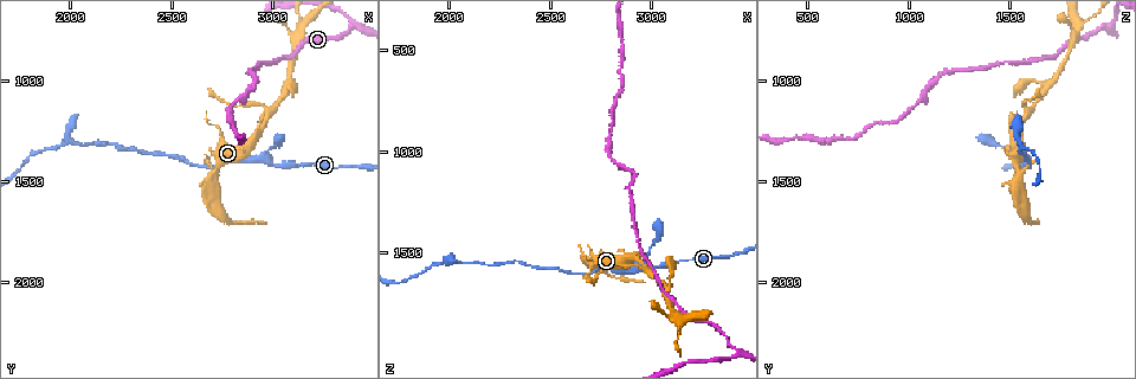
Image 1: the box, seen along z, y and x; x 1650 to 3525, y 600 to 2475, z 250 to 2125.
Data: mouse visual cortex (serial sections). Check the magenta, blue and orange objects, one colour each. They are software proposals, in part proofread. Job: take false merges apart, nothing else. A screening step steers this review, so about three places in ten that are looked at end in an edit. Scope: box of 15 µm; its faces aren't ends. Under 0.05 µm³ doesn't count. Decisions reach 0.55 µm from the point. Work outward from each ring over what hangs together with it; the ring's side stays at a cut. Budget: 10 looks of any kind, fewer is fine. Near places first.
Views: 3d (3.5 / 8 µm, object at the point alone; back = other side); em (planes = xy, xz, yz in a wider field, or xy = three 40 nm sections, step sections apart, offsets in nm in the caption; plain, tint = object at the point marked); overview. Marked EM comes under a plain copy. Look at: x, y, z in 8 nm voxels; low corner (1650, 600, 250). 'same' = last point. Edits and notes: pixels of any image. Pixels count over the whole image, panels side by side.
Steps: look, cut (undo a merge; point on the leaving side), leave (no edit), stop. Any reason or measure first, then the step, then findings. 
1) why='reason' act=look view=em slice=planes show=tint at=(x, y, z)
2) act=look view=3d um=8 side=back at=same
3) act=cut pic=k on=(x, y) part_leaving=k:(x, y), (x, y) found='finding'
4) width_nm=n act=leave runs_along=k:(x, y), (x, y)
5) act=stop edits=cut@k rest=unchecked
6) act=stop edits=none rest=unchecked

why='three arms meet' act=look view=3d um=8 at=(2980, 1160, 1590)

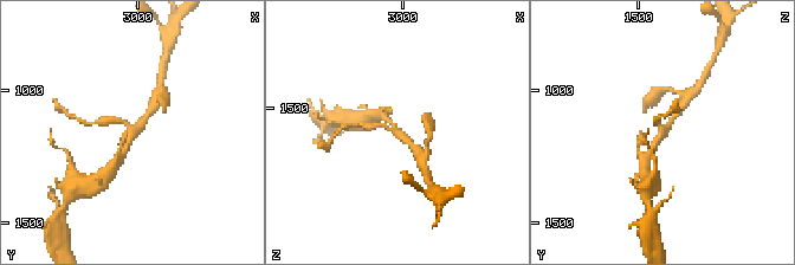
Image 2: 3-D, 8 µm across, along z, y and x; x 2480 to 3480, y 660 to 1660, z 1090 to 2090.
act=look view=3d um=3.5 at=(2980, 1170, 1590)

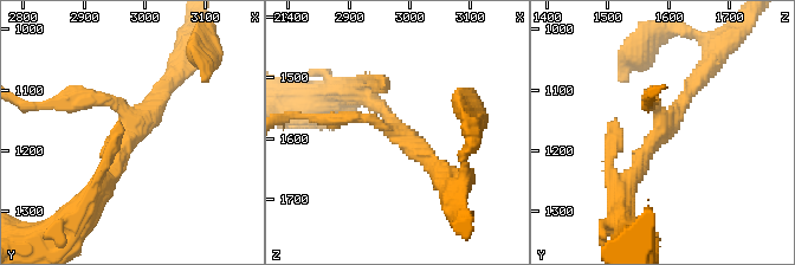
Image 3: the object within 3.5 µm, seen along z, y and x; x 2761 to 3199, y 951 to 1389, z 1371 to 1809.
arms=3 arm_widths_nm=150,200,200 why='need the tissue' act=look view=em slice=xy step=5 show=tint at=(2985, 1170, 1590)

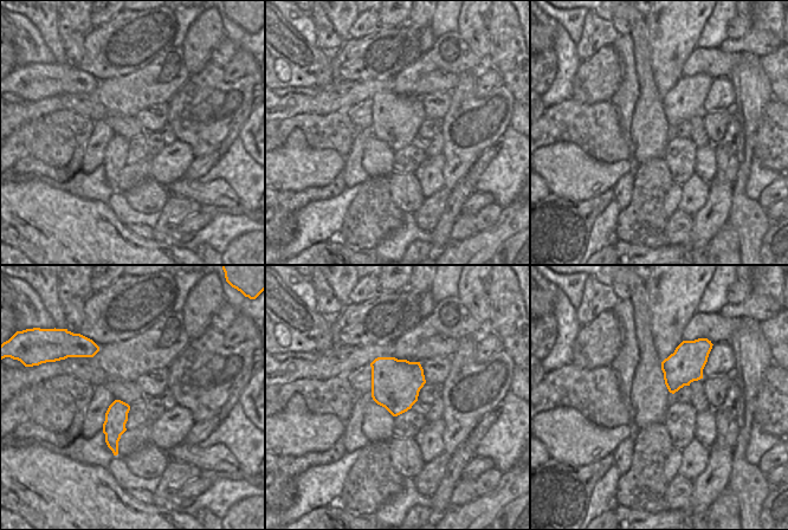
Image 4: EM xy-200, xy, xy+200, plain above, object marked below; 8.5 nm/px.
act=leave runs_along=3:(95, 192), (175, 76) found='one cell here'

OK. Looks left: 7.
why='thick turns thin' act=look view=3d um=8 at=(2970, 1400, 1570)

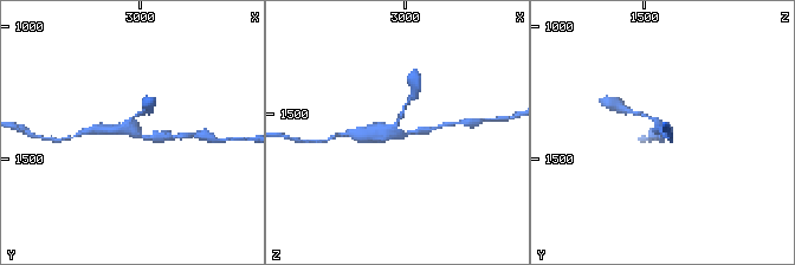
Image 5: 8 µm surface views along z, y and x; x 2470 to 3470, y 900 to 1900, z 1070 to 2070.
arms=3 arm_widths_nm=150,200,300 why='need the tissue' act=look view=em slice=xy step=1 show=tint at=(2970, 1400, 1570)

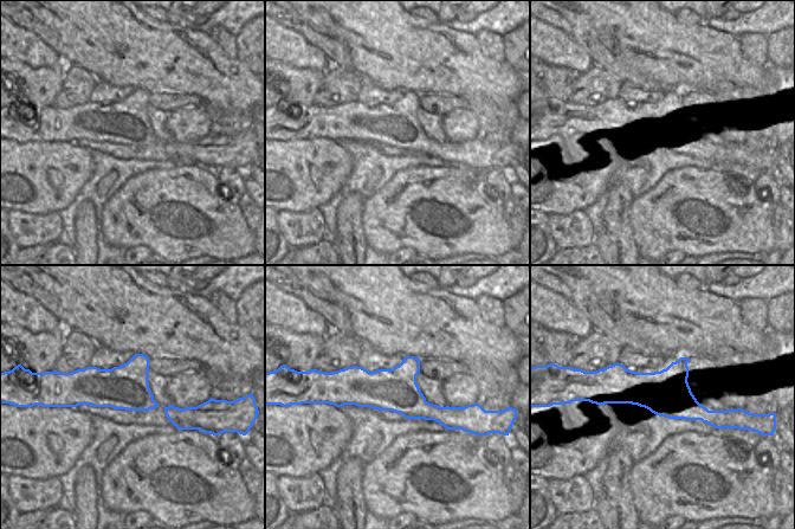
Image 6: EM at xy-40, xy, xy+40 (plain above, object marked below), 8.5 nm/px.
act=leave found='all the same cell'

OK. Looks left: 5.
why='thin neck' act=look view=3d um=3.5 at=(2620, 1410, 1610)

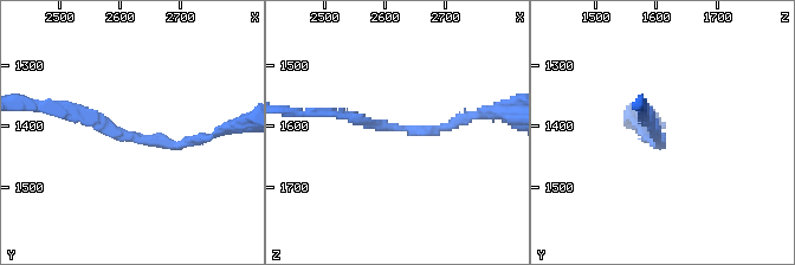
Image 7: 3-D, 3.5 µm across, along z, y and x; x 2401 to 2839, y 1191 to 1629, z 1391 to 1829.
arm_widths_nm=150,150 why='need the tissue' act=look view=em slice=xy step=3 show=tint at=(2620, 1420, 1600)

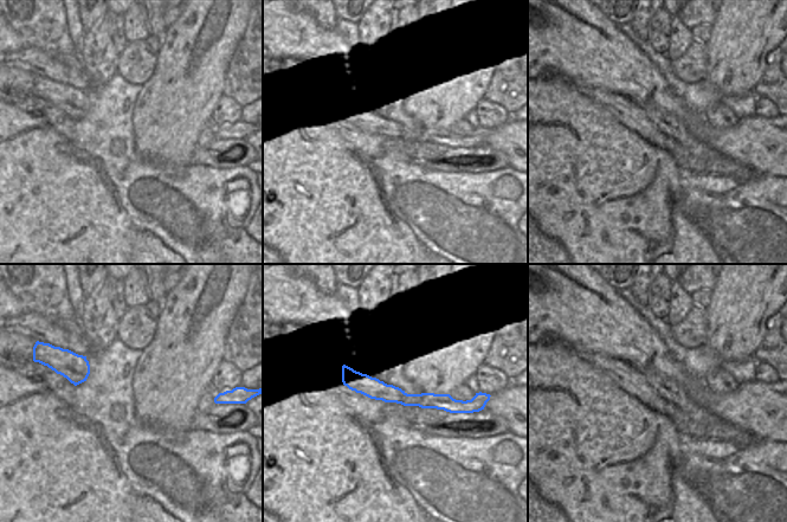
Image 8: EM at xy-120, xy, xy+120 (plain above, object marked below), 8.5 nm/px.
act=leave runs_along=7:(204, 137), (135, 141), (63, 112) found='all the same cell'

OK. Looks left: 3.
why='narrows sharply' act=look view=3d um=3.5 at=(2010, 1310, 1550)

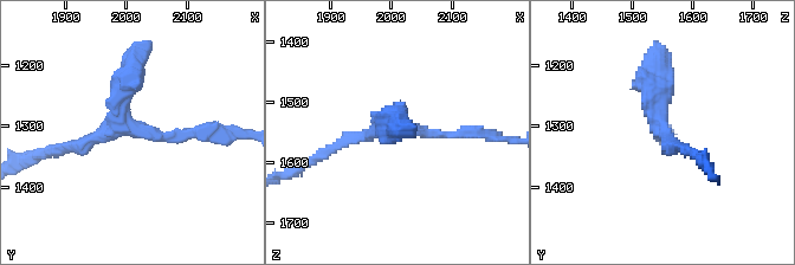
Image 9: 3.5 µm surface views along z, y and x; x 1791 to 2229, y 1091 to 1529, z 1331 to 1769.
arms=3 arm_widths_nm=100,150,350 act=look view=em slice=xy step=1 show=tint at=(2005, 1305, 1545)

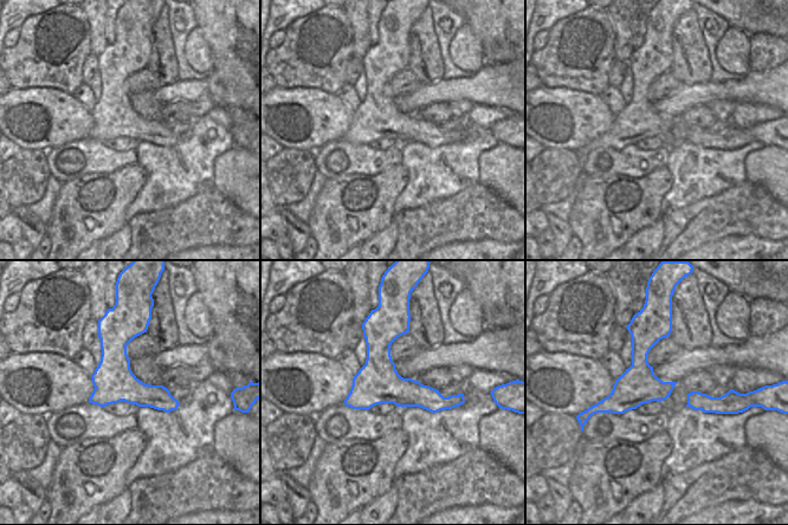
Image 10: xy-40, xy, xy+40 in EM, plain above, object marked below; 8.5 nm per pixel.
act=leave runs_along=9:(206, 133), (127, 129), (137, 57) found='one cell here'

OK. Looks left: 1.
act=stop edits=none rest=unchecked

